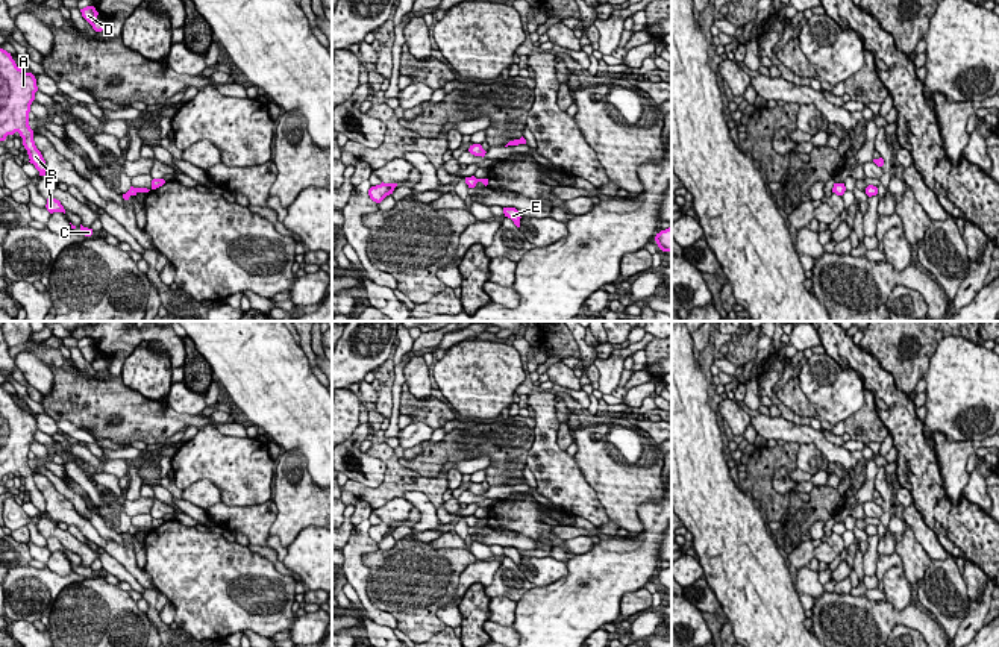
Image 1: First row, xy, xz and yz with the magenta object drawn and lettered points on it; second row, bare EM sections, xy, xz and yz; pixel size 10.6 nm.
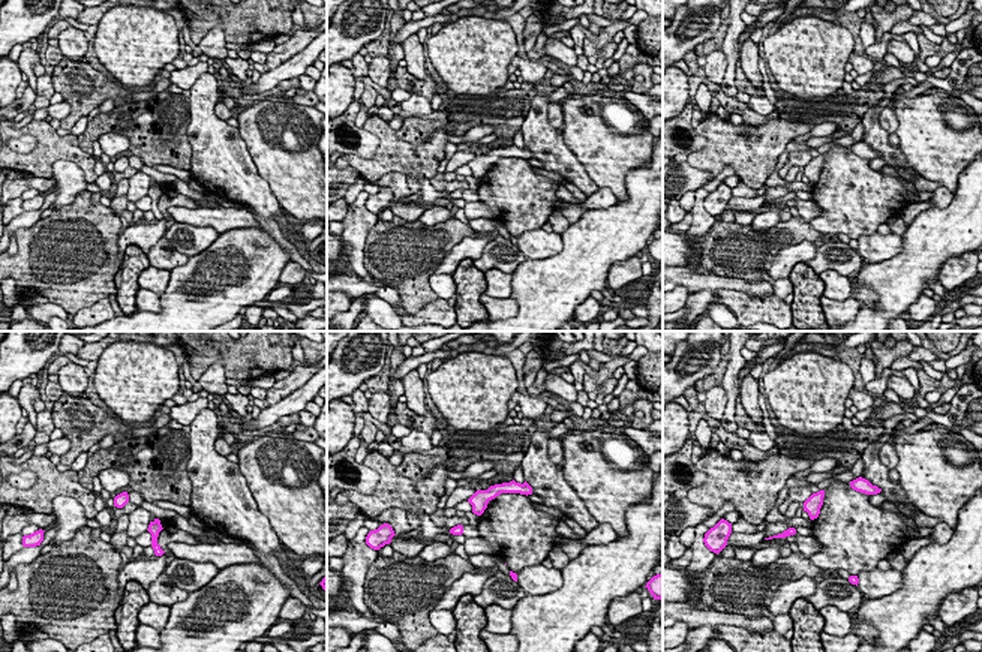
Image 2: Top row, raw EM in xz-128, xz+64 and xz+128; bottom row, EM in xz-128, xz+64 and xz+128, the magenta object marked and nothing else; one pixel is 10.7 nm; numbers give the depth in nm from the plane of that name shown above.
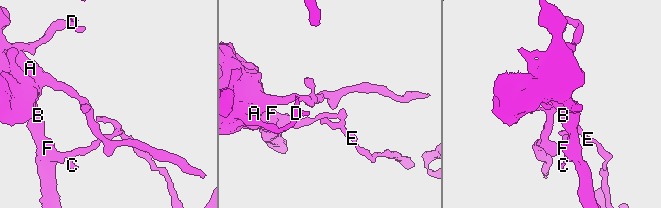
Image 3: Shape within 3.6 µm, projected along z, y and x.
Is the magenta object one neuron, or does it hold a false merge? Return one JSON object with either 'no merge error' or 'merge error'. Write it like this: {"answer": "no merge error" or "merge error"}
{"answer": "merge error"}

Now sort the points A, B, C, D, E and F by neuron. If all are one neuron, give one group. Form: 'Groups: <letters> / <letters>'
Groups: A B C D F / E

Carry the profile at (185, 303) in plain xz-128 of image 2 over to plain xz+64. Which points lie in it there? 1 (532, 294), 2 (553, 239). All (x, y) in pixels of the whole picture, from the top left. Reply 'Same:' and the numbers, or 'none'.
Same: 1

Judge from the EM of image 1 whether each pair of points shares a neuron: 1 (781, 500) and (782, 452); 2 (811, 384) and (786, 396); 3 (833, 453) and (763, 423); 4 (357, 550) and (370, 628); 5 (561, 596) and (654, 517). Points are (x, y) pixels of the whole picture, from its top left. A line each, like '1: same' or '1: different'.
1: same
2: different
3: same
4: different
5: same

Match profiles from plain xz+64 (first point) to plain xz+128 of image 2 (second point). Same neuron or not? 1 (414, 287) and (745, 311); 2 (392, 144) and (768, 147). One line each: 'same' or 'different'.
1: different
2: same

